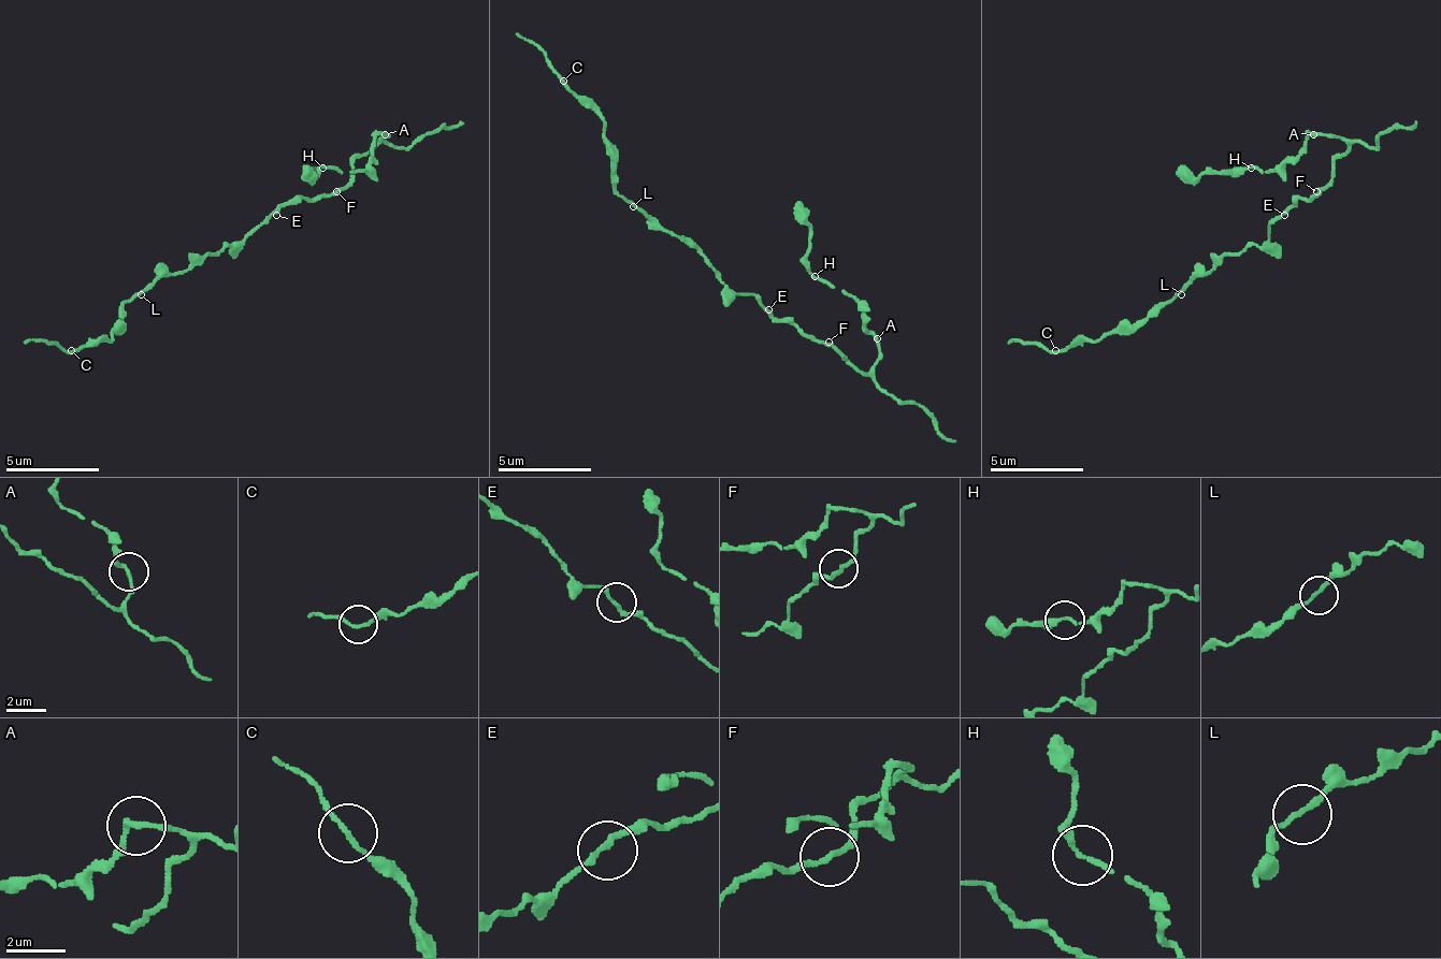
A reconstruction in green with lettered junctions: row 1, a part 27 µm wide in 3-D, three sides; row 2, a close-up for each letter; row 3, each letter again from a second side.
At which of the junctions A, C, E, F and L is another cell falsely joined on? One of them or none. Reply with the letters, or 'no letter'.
no letter

